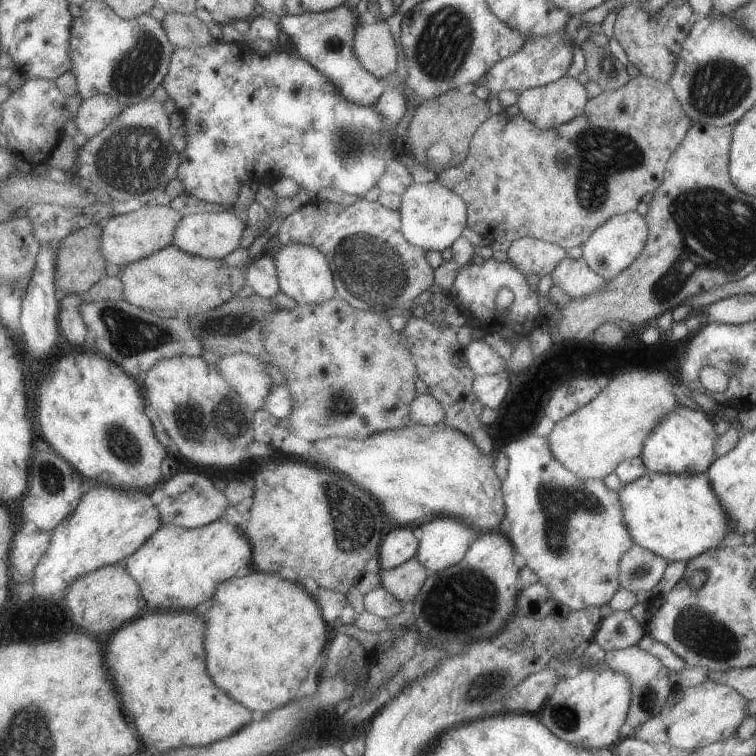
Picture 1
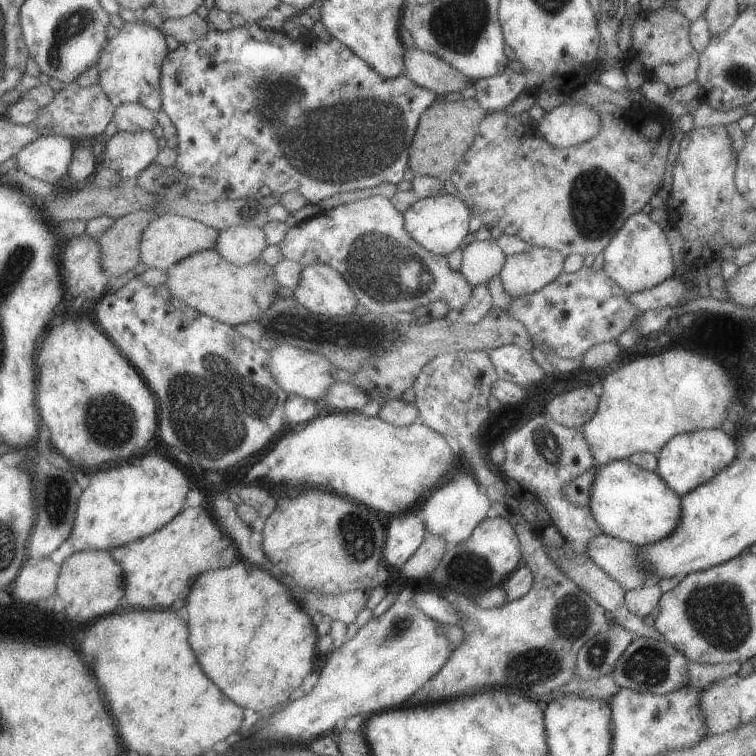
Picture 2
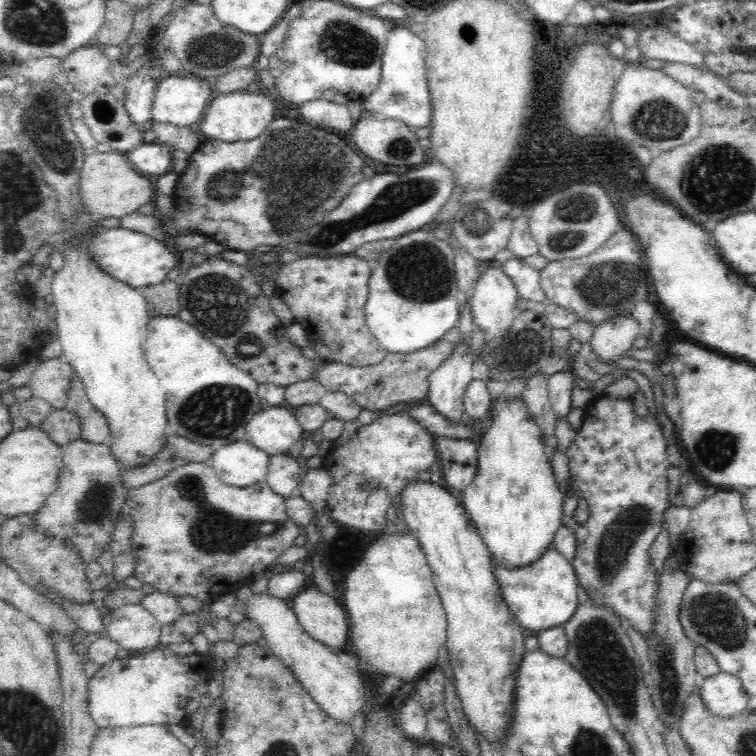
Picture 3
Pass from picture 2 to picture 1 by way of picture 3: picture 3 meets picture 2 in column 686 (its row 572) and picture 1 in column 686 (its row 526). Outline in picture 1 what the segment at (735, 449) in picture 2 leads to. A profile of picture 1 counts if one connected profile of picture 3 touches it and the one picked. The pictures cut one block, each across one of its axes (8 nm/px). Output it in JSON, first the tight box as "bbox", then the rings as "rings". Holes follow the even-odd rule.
{"bbox":[640,406,717,474],"rings":[[[677,406],[647,435],[640,457],[645,468],[654,473],[703,474],[717,458],[714,451],[716,436],[708,412]]]}

